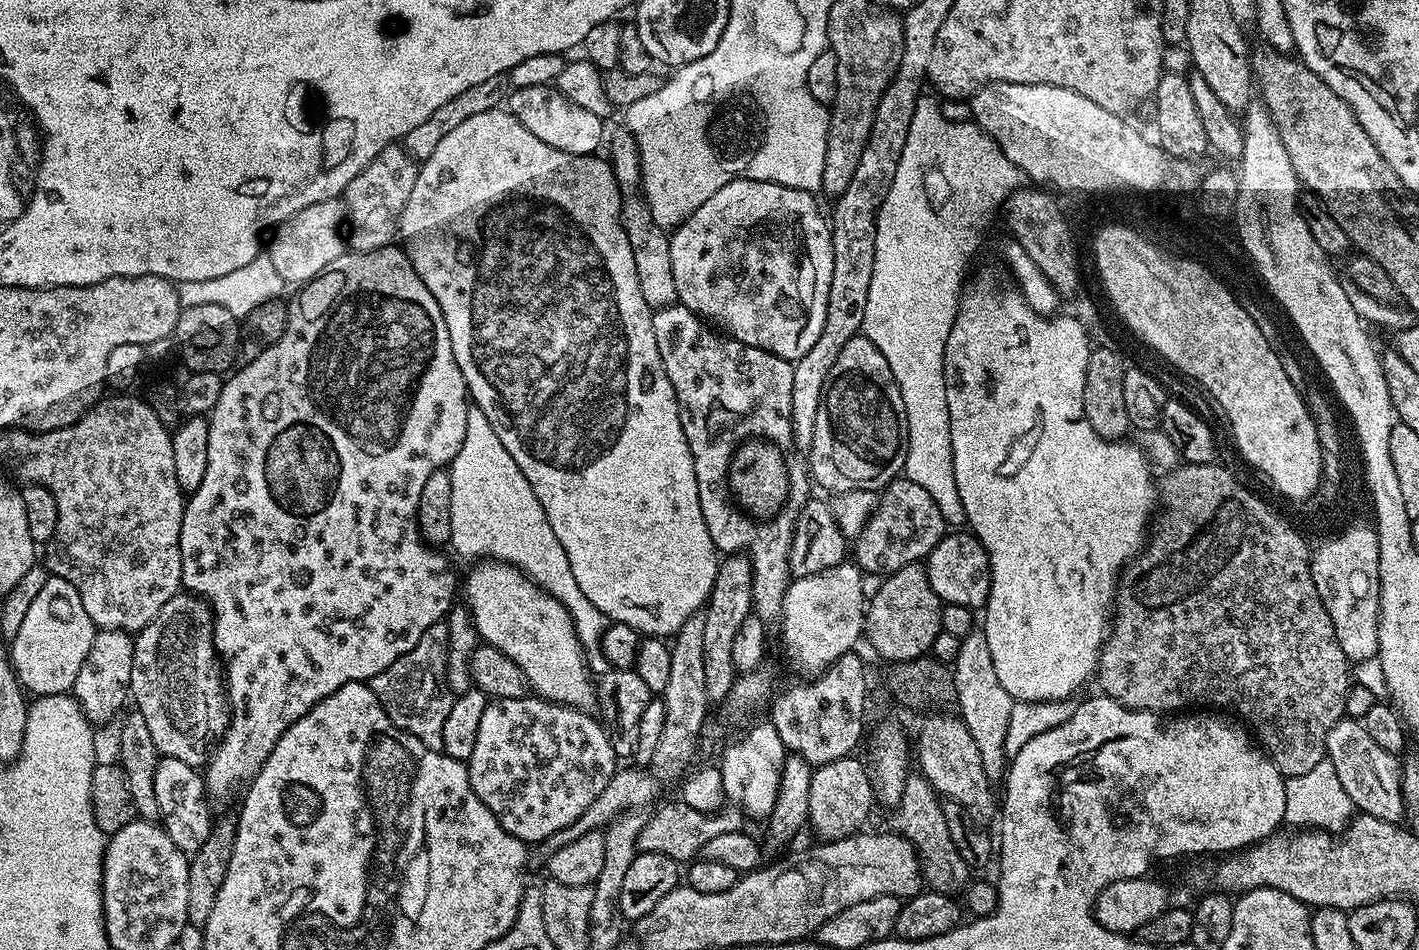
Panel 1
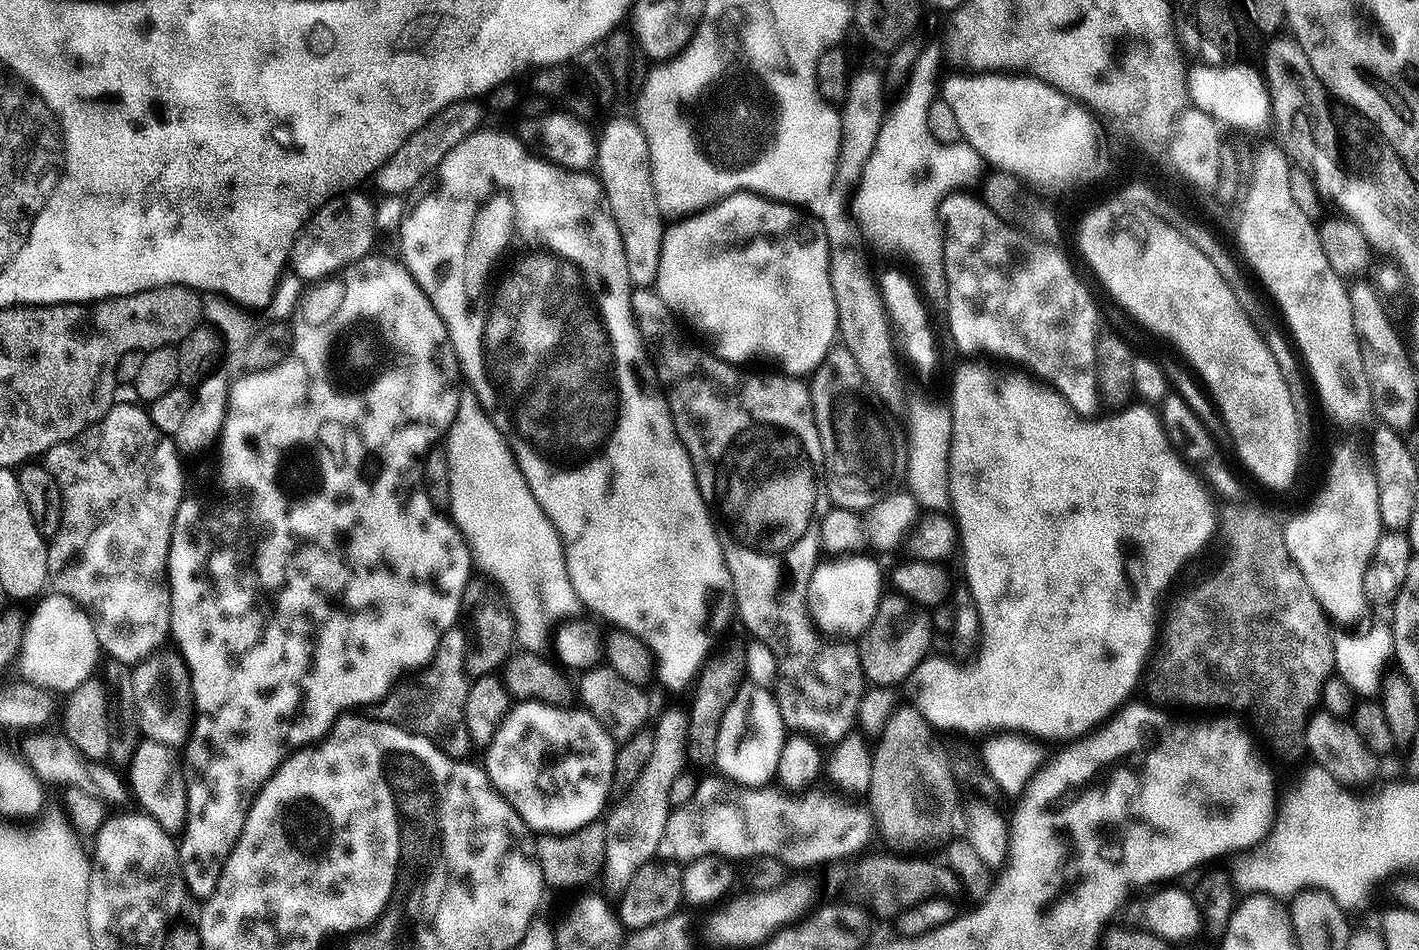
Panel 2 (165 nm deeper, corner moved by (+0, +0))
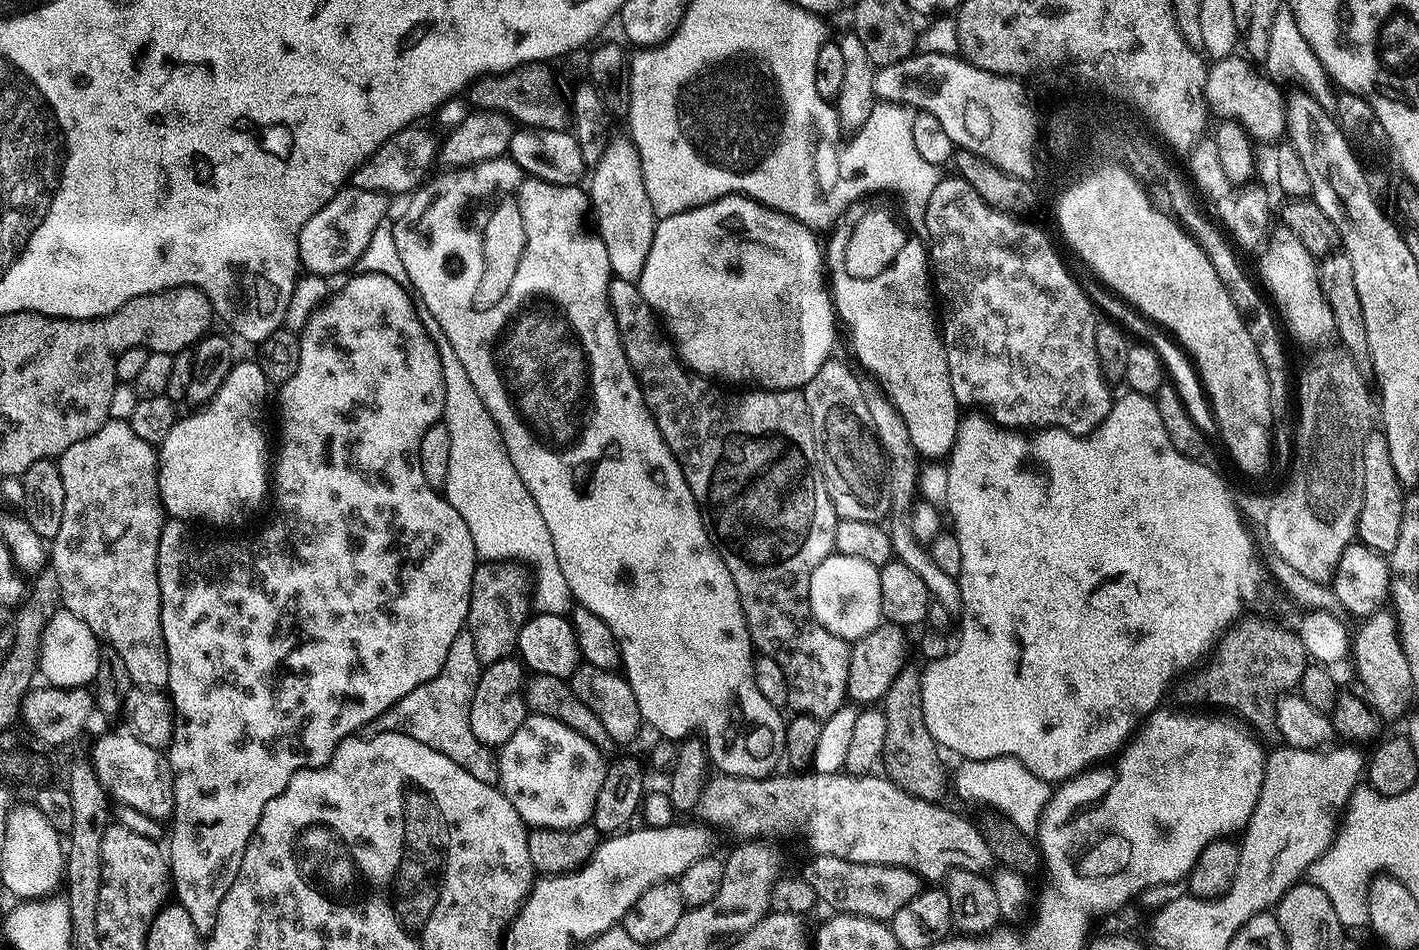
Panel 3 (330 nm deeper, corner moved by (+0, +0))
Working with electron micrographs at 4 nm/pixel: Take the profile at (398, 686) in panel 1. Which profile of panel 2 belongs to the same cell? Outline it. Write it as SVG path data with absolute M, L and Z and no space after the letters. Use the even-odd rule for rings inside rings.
M463 627L446 630L432 655L432 661L401 679L375 705L374 712L385 724L398 726L412 732L417 738L429 740L441 754L463 761L474 745L466 730L466 694L470 677L464 670L464 656L468 653L469 637ZM464 631L464 632L463 632ZM409 679L409 680L408 680ZM380 715L380 716L378 716Z

